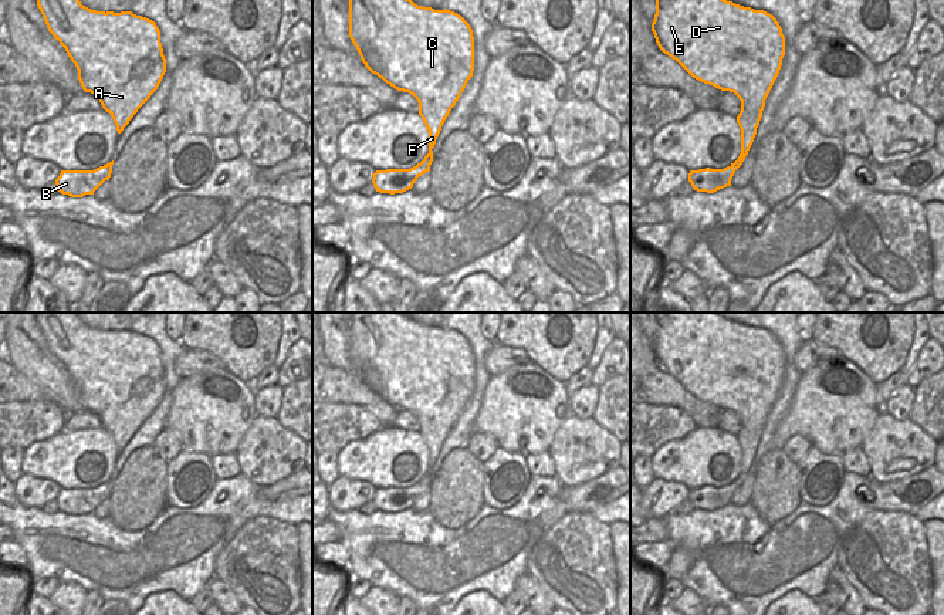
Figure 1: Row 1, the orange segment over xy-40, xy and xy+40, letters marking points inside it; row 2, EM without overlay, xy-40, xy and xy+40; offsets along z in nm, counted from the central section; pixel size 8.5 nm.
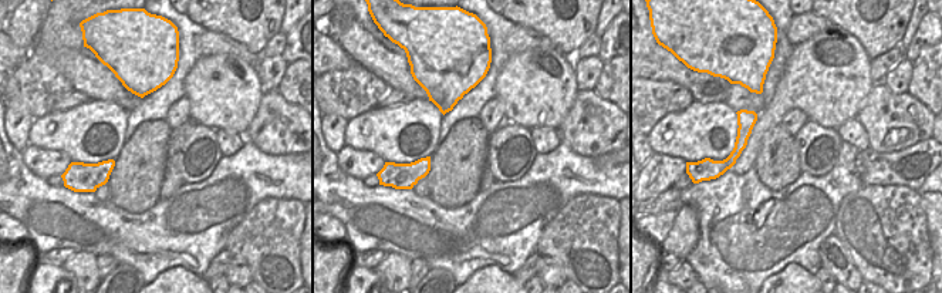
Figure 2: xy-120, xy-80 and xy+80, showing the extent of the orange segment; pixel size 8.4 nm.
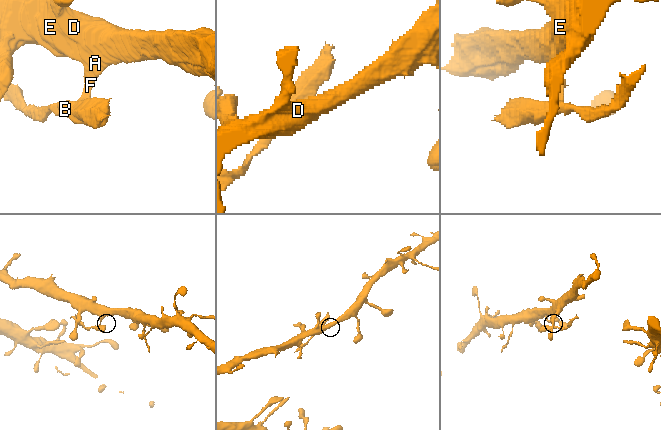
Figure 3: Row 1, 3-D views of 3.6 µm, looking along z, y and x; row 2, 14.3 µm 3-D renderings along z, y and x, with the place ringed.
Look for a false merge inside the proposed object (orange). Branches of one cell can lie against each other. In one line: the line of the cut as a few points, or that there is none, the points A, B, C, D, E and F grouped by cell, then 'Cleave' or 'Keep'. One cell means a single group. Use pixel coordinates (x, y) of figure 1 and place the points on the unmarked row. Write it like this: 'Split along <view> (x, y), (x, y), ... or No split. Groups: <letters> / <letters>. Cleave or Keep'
Split along xy+40 (744, 475), (731, 485). Groups: A C D E F / B. Cleave.

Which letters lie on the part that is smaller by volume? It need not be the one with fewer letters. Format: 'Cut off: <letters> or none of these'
Cut off: B.

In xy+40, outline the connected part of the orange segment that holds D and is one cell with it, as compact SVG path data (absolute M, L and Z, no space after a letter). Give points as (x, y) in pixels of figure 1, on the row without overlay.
M657 312L652 349L659 366L693 396L740 416L737 440L741 447L741 472L731 481L737 484L748 473L765 418L782 383L785 355L779 341L764 328L744 325L717 312Z

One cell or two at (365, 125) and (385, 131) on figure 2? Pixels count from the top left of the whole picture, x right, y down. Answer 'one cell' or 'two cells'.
one cell

